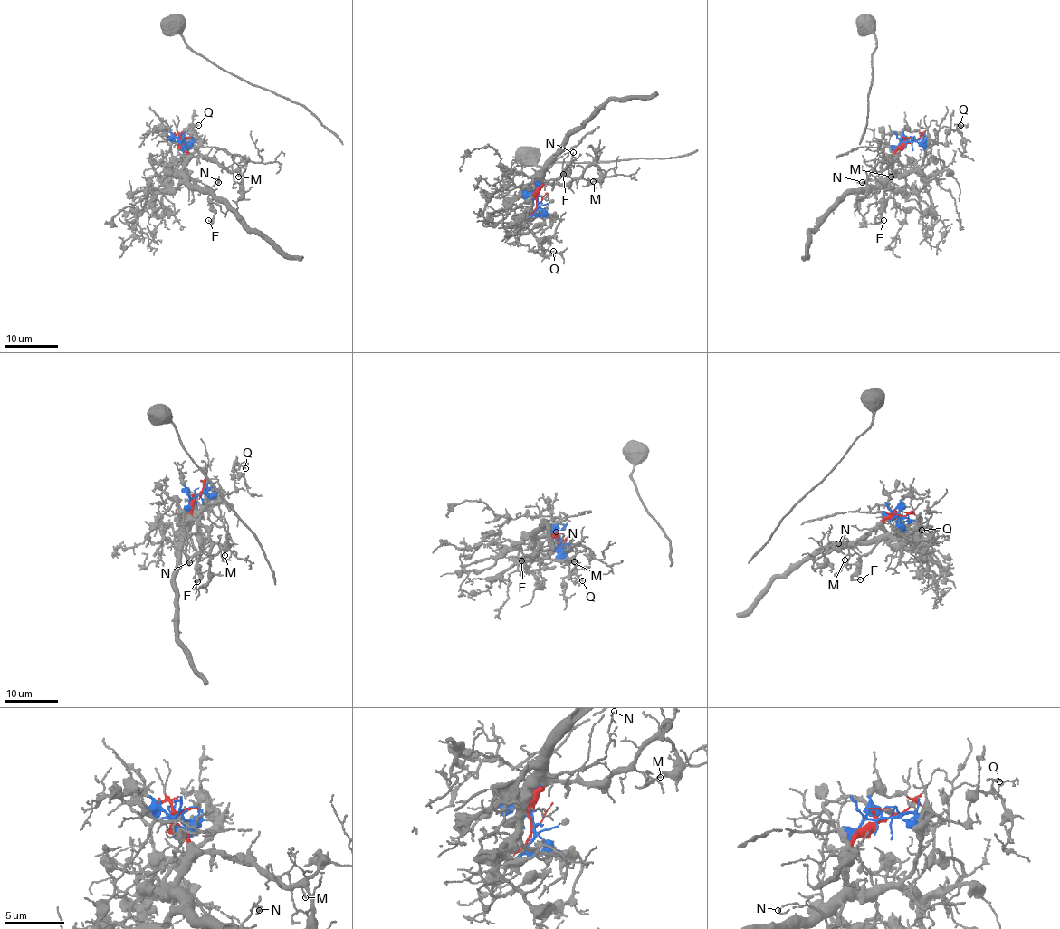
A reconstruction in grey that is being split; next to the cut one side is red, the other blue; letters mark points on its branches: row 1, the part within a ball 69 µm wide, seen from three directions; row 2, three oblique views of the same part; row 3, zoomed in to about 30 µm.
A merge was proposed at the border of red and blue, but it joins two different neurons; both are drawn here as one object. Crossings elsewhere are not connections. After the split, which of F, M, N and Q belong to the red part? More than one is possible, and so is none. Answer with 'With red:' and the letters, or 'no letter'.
With red: F, M, N

